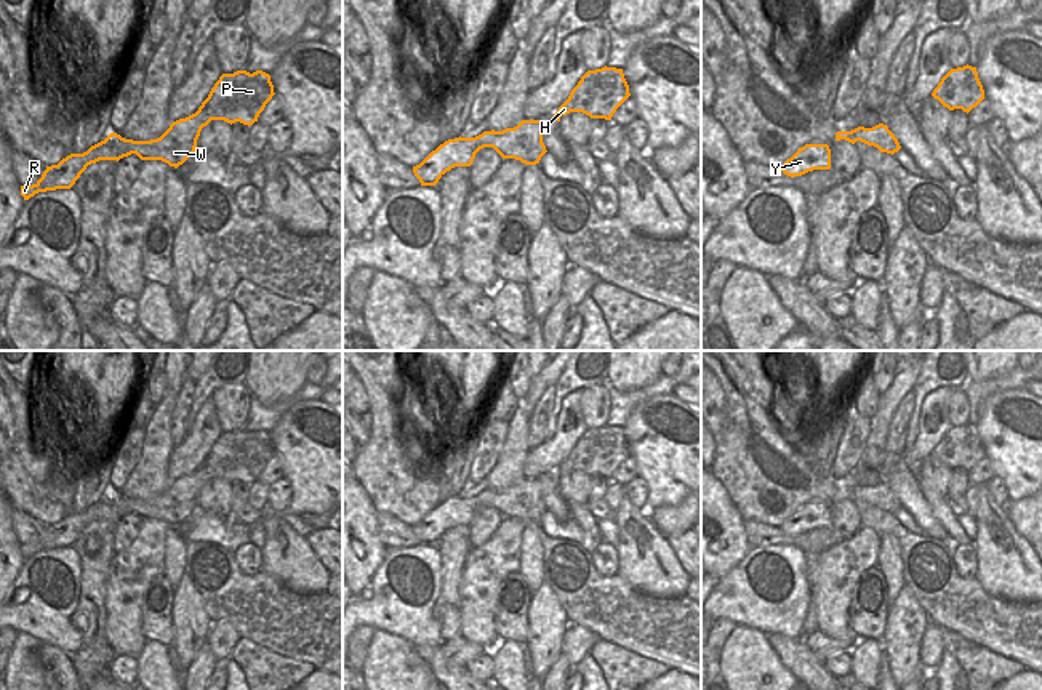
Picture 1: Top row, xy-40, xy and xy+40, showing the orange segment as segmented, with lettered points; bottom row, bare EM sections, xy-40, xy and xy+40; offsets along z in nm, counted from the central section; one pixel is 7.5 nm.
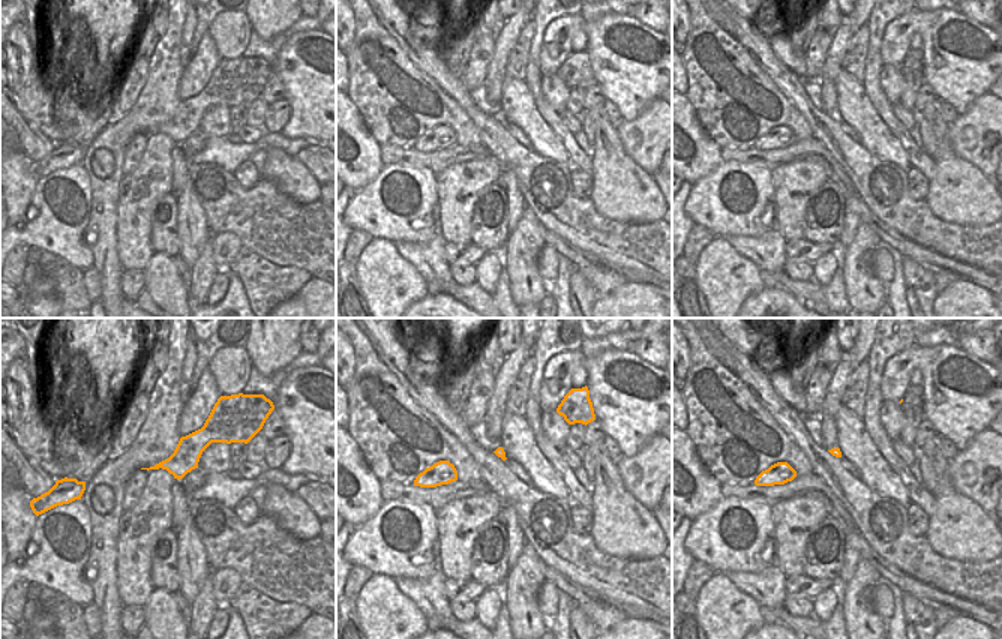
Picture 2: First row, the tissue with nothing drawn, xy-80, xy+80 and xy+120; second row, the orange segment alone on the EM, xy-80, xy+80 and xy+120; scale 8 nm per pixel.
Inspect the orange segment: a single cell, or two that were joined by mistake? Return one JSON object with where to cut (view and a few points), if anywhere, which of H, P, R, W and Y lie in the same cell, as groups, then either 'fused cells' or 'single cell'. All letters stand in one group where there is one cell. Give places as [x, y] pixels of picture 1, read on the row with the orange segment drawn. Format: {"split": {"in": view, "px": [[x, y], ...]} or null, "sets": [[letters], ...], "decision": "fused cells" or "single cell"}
{"split": null, "sets": [["H", "P", "R", "W", "Y"]], "decision": "single cell"}

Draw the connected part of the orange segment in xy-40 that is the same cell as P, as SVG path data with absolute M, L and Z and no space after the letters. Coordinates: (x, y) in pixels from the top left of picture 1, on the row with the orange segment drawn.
M256 70L222 74L198 110L179 118L157 139L133 141L110 133L104 141L83 154L70 154L58 165L46 166L42 178L32 186L21 186L21 195L29 200L38 192L70 189L88 165L99 160L120 160L136 154L141 160L162 160L170 166L182 165L197 147L203 126L211 120L253 125L274 96L271 75Z

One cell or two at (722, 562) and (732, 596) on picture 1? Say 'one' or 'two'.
two

